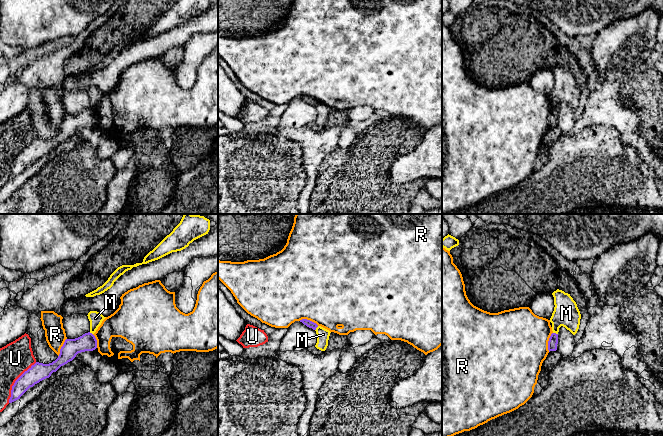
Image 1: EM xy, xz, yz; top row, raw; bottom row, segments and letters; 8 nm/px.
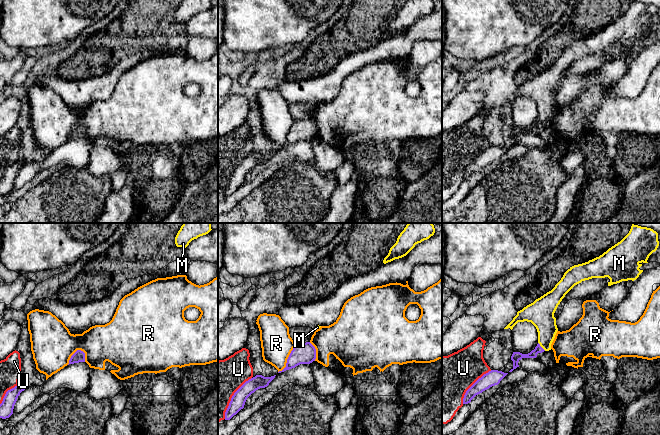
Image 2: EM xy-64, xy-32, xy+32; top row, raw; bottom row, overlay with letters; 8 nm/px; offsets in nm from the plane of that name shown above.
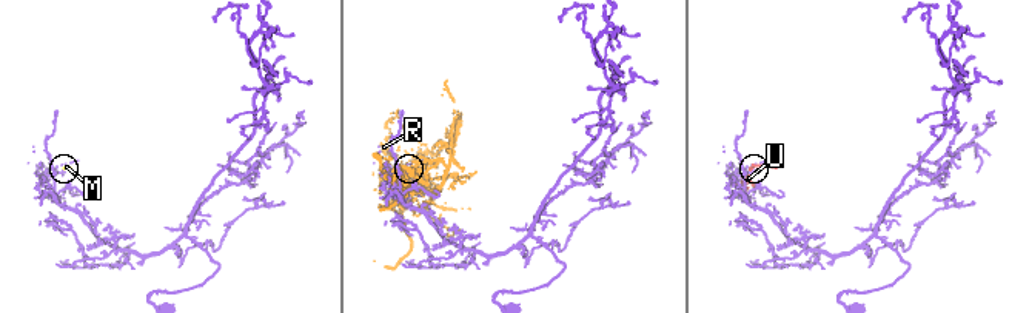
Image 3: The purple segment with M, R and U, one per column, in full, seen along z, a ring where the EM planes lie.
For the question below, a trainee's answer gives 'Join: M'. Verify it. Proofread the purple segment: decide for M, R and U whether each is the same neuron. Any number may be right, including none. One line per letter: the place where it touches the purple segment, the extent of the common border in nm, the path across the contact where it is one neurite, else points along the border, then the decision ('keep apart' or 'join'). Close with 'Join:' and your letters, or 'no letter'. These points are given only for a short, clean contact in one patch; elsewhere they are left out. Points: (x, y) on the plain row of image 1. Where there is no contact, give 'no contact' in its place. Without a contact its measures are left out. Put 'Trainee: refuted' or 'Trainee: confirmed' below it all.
M: contact yz (555, 109); length 40 nm; border yz (553, 108), (557, 110); keep apart
R: contact yz (548, 118); length 160 nm; keep apart
U: contact xy (15, 157); length 400 nm; border xy (36, 138), (15, 157), (8, 178); keep apart
Join: no letter
Trainee: refuted

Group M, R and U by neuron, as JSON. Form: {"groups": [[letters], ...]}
{"groups": [["M", "U"], ["R"]]}

